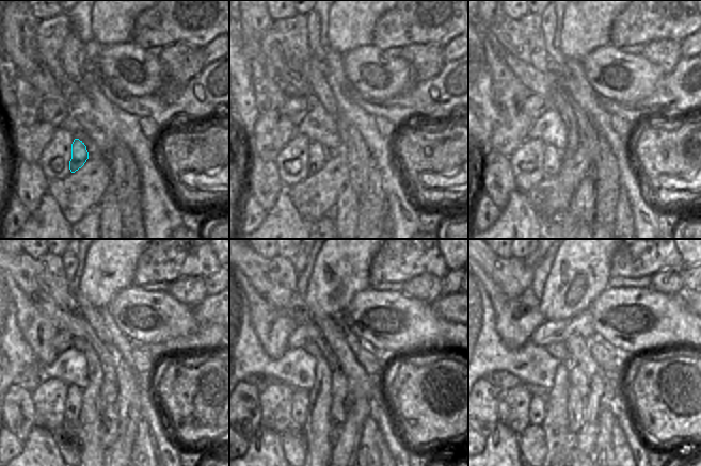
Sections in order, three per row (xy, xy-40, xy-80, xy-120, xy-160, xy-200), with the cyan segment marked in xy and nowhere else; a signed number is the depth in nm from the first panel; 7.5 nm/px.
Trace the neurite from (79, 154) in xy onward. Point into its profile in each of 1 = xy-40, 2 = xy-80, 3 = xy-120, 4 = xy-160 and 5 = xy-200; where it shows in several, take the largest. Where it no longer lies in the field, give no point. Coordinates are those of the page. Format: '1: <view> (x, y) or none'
1: xy-40 (318, 154)
2: xy-80 (553, 158)
3: xy-120 (74, 399)
4: xy-160 (300, 401)
5: xy-200 (538, 408)

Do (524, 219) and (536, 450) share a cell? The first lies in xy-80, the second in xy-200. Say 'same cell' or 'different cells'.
different cells

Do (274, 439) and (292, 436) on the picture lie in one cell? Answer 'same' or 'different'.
different

